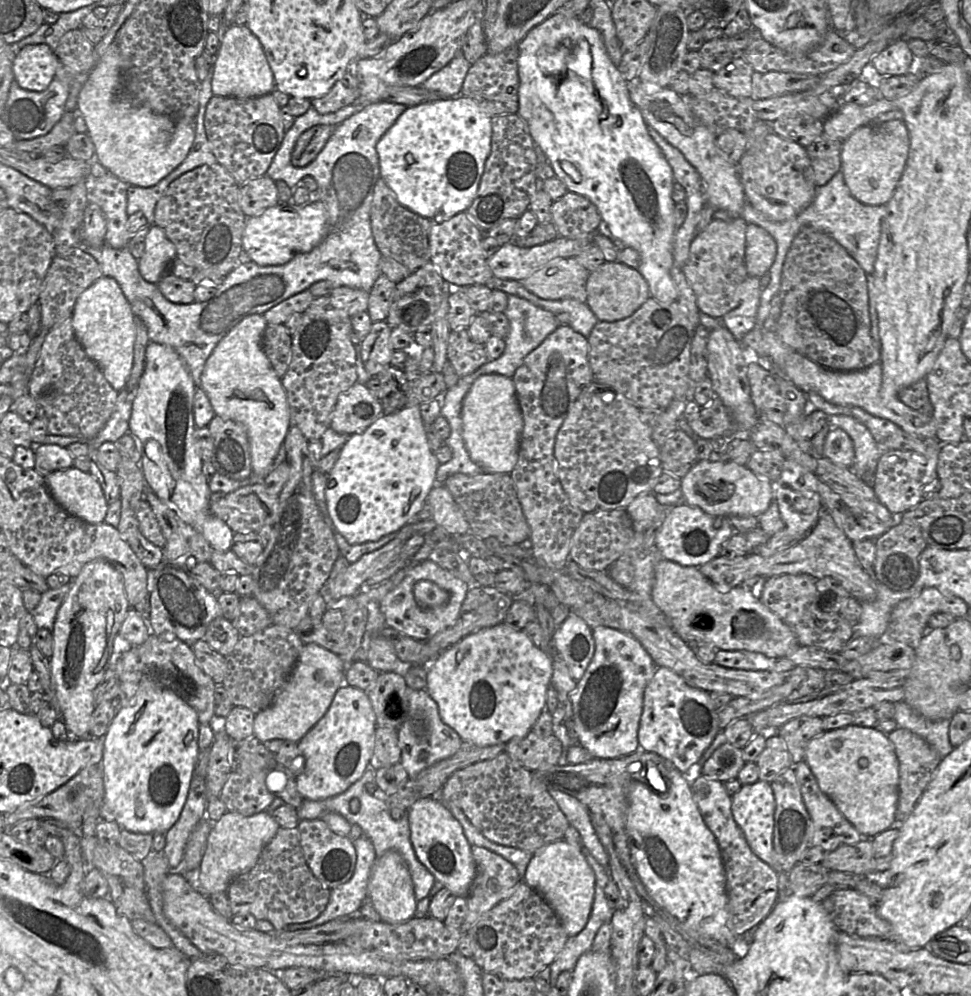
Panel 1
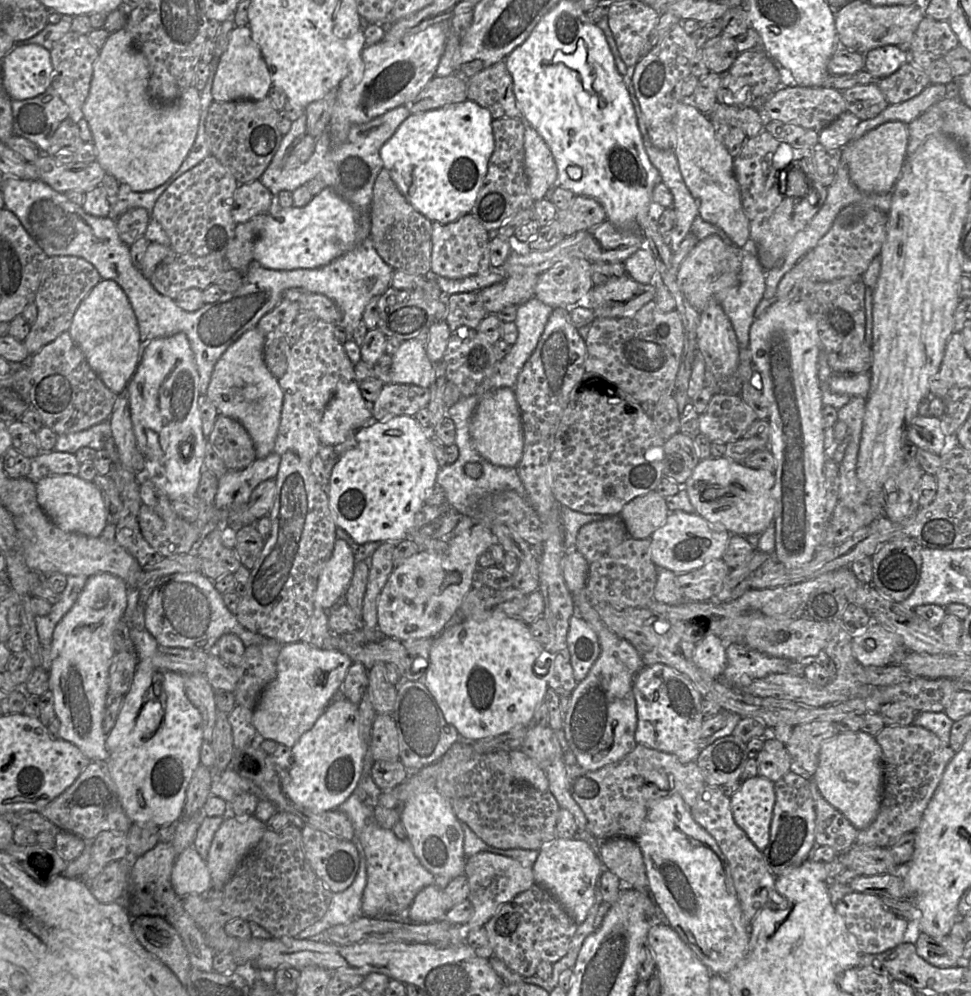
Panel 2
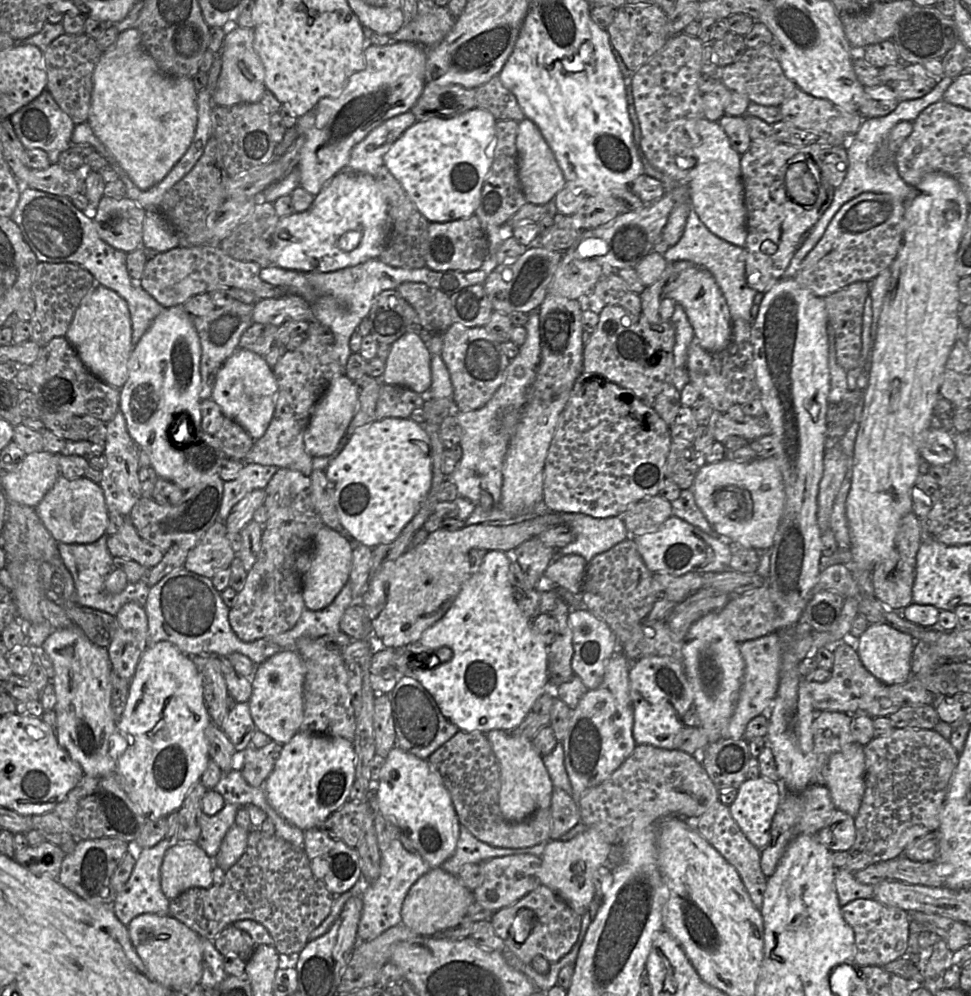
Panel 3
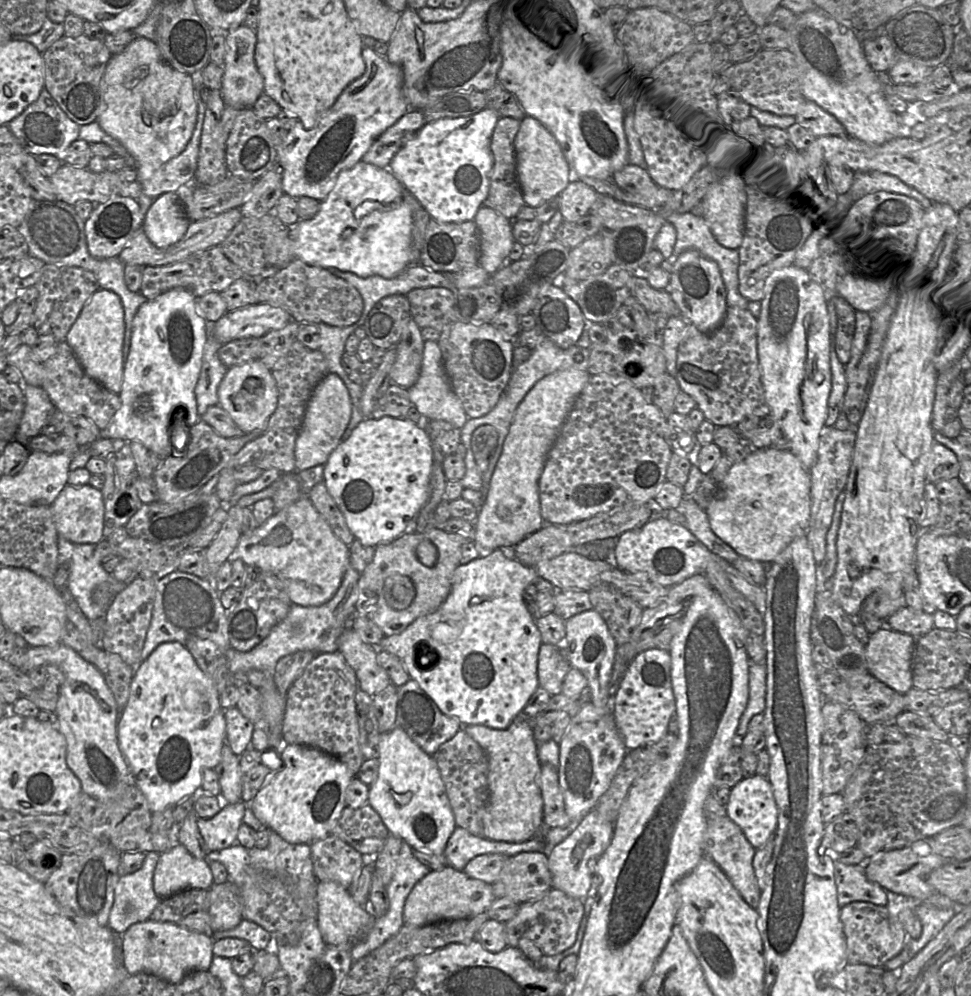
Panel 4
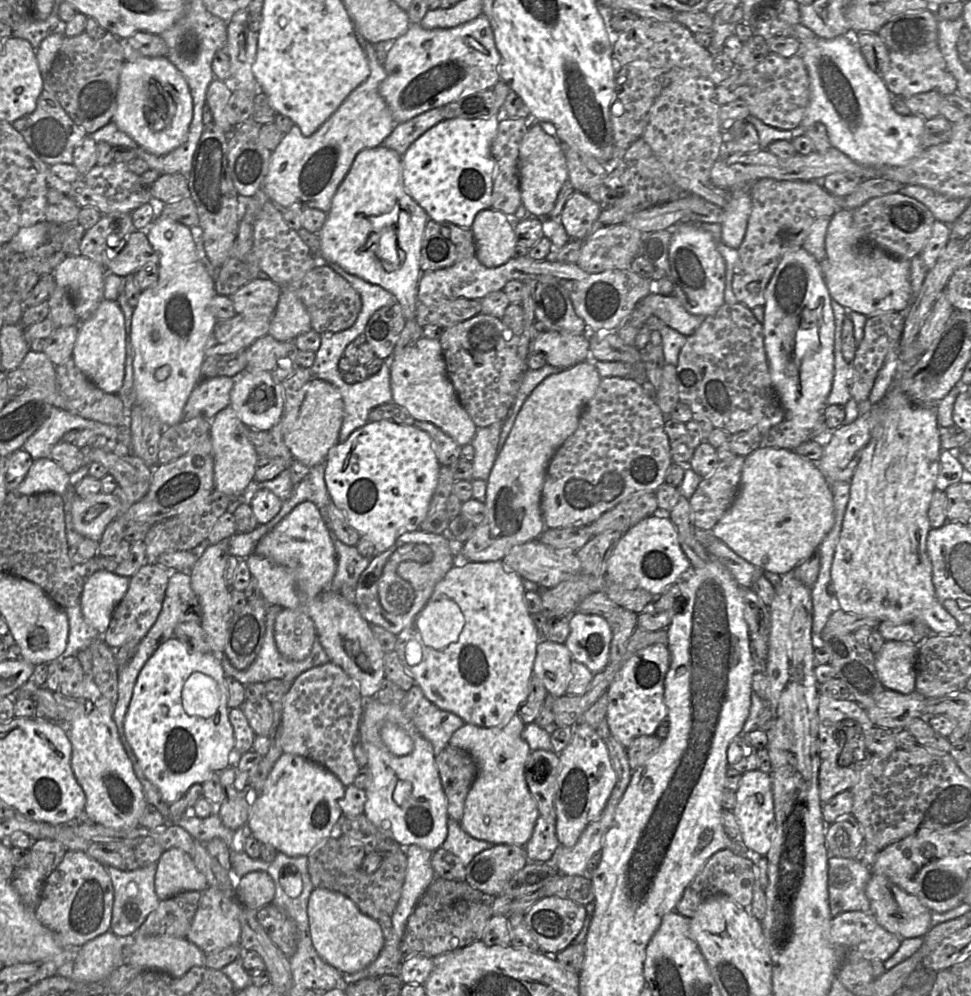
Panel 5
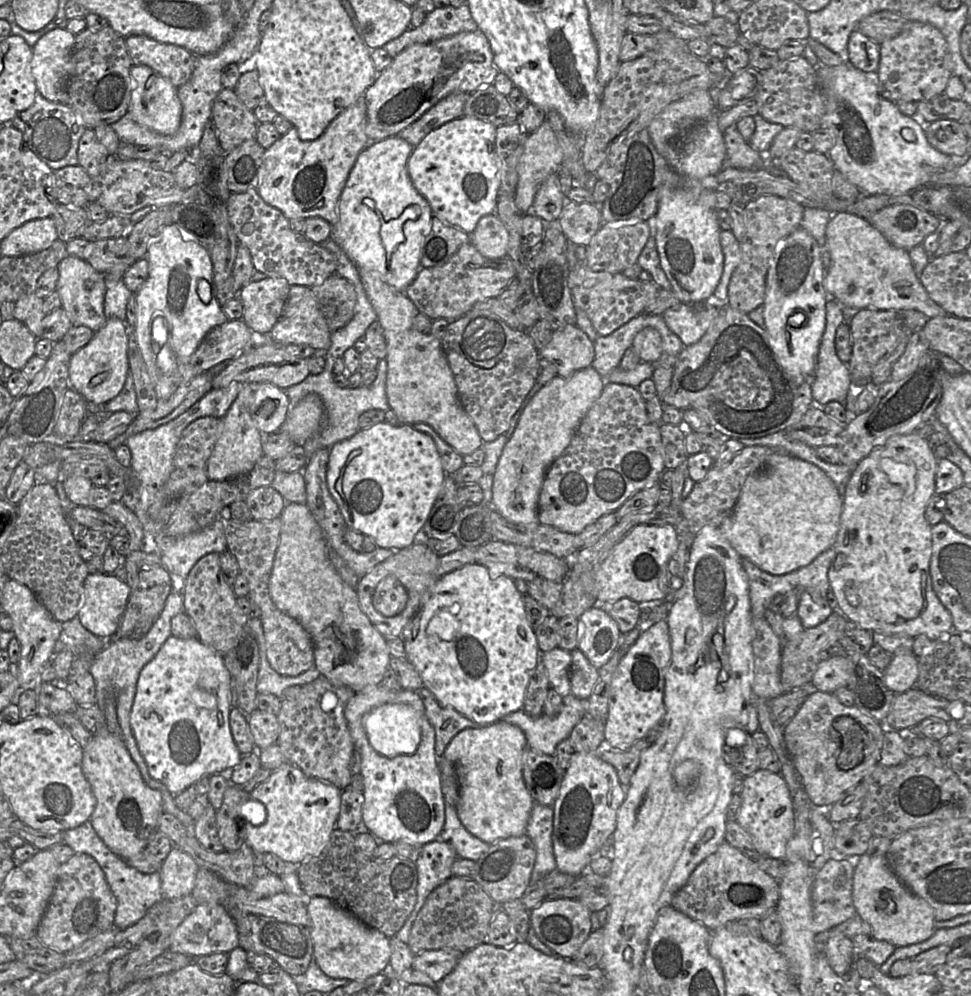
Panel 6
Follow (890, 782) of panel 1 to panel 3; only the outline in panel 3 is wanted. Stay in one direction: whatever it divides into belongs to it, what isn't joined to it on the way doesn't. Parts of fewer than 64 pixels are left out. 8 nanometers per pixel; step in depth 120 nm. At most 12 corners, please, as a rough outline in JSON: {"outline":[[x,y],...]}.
{"outline":[[864,746],[830,757],[825,786],[855,818],[865,791]]}

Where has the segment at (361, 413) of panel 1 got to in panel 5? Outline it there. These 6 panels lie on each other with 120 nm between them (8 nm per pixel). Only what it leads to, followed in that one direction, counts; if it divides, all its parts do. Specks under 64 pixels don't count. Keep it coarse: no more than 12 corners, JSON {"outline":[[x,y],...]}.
{"outline":[[322,379],[305,385],[284,436],[293,458],[325,464],[339,440],[344,402]]}

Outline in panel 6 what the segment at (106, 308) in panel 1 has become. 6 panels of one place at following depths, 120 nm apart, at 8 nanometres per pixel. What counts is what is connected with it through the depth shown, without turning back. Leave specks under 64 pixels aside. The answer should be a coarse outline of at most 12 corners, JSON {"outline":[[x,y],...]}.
{"outline":[[107,318],[72,354],[69,386],[103,407],[128,373],[128,336]]}

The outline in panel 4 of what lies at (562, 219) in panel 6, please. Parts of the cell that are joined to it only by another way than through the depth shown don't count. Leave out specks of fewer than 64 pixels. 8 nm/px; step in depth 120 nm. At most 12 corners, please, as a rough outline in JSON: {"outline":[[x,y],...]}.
{"outline":[[571,181],[558,196],[564,221],[588,215],[597,199],[590,186]]}

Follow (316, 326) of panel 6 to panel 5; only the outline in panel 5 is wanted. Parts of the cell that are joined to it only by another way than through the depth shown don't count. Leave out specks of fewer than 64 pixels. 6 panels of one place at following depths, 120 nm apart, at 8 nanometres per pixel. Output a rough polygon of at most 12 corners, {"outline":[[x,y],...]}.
{"outline":[[283,289],[268,335],[286,342],[312,329],[296,294]]}

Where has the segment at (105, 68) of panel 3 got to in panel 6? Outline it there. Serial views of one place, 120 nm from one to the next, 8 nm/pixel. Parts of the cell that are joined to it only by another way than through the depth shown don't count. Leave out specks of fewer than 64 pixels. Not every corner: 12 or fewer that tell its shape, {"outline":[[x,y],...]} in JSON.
{"outline":[[132,65],[128,114],[163,135],[181,123],[171,81]]}

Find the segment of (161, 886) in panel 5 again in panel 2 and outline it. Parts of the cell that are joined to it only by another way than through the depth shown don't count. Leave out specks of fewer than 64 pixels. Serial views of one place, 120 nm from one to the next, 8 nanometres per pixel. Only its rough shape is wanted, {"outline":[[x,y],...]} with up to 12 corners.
{"outline":[[194,846],[177,855],[177,895],[205,895],[212,877]]}

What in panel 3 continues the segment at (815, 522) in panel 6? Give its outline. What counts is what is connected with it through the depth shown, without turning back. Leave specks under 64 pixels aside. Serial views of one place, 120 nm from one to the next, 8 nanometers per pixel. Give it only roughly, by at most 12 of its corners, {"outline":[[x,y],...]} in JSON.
{"outline":[[775,456],[724,459],[692,491],[728,542],[772,547],[785,505]]}

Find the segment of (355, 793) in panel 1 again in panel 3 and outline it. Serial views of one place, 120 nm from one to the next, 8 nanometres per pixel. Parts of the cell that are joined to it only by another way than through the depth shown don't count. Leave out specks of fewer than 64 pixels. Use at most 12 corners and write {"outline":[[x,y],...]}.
{"outline":[[394,839],[365,883],[359,942],[402,924],[409,889],[431,869]]}

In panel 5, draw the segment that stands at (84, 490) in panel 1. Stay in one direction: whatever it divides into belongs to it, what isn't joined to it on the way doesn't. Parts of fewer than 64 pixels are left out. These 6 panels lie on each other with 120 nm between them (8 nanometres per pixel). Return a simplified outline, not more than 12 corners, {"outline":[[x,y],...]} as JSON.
{"outline":[[115,494],[71,498],[74,529],[99,541],[121,513]]}

